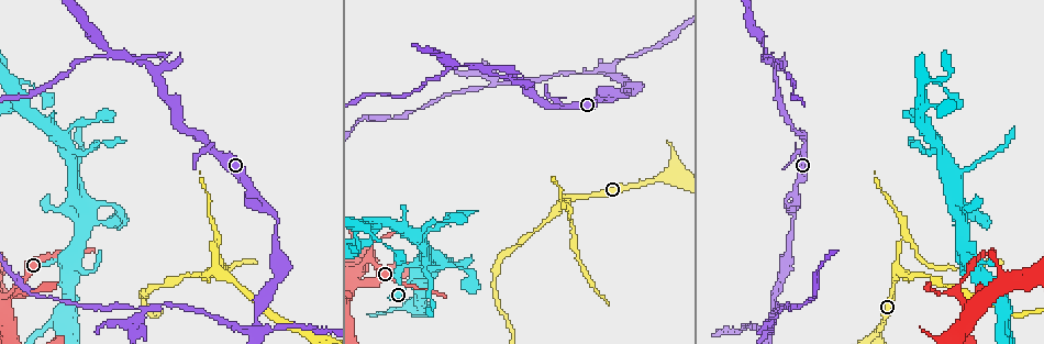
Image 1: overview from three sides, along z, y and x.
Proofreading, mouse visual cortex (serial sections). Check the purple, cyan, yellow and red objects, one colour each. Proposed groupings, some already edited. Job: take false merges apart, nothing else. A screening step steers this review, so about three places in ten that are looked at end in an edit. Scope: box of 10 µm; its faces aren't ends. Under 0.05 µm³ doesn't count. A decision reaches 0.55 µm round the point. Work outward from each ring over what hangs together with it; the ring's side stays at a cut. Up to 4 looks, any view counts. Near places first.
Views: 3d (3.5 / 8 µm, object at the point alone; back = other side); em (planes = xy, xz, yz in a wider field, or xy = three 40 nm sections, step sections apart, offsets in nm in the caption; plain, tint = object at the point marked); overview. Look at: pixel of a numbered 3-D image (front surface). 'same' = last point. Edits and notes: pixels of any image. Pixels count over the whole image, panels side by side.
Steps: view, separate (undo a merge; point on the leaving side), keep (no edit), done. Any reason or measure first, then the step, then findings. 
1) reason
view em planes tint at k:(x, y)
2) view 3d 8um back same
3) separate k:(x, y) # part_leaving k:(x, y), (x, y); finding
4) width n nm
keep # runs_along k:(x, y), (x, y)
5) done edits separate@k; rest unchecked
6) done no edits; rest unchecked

looks like a crossing
view 3d 3.5um at 1:(92, 204)

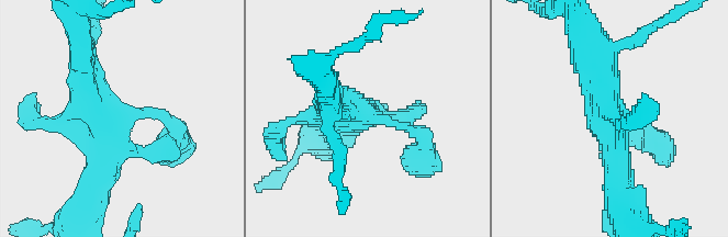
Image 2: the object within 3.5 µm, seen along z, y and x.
view em xy step 3 tint at 2:(371, 117)

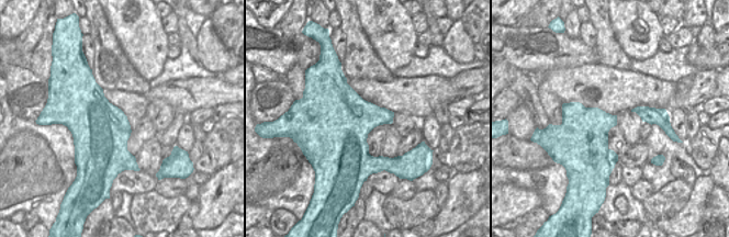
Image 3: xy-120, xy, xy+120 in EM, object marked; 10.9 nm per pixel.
keep # runs_along 2:(616, 188), (608, 104), (589, 54); continuous, no second cell

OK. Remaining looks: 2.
calibre changes
view 3d 3.5um at 1:(216, 243)

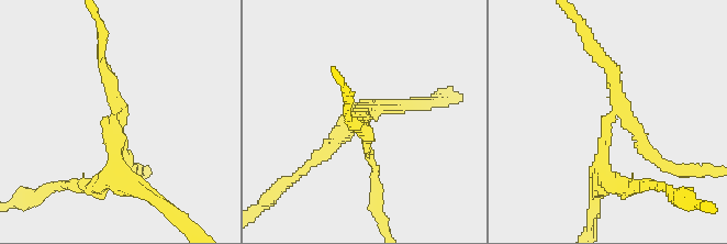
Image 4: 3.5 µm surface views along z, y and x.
view em xy step 2 tint at 4:(116, 120)

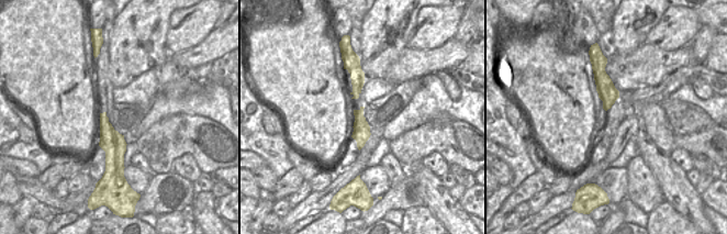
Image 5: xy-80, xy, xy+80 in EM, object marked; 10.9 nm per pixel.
separate 4:(599, 54) # two cells meet here

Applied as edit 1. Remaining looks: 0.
done edits separate@4; rest unchecked

